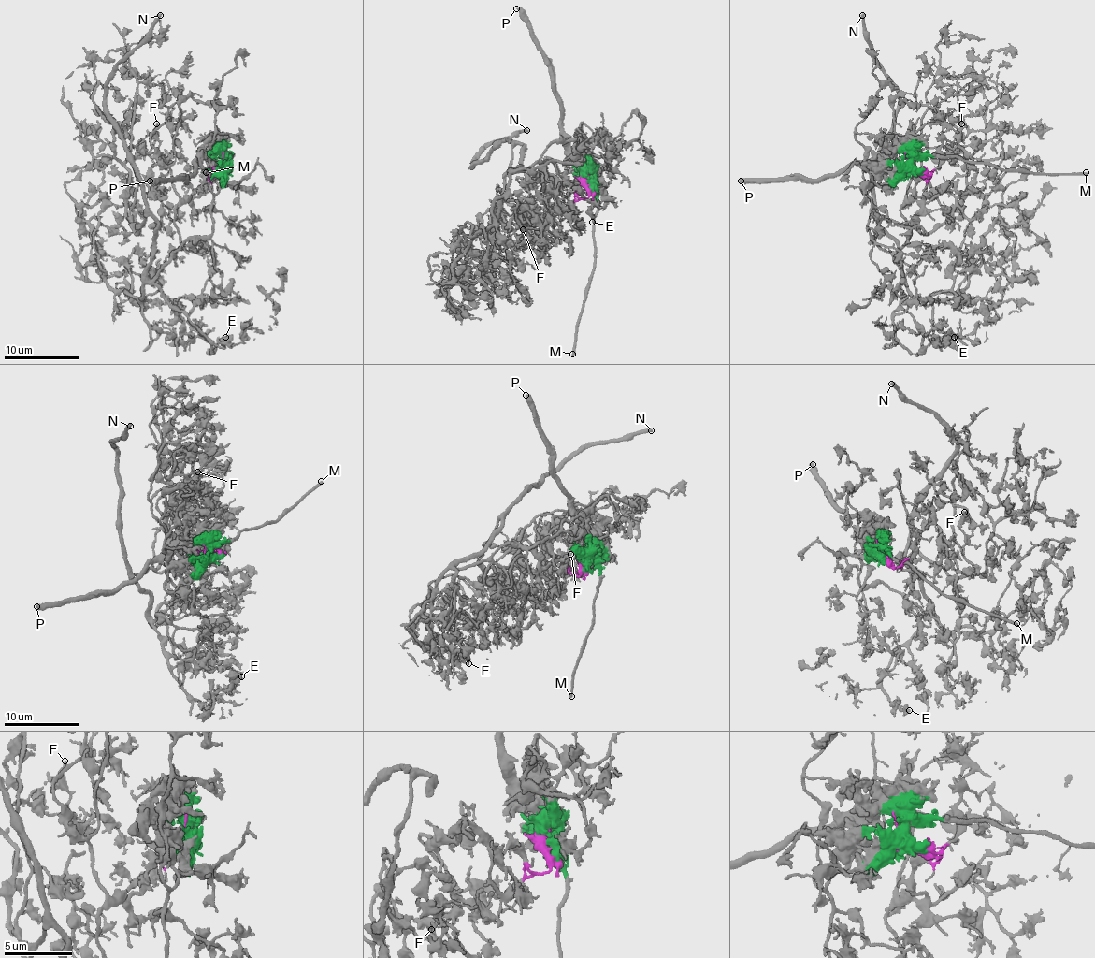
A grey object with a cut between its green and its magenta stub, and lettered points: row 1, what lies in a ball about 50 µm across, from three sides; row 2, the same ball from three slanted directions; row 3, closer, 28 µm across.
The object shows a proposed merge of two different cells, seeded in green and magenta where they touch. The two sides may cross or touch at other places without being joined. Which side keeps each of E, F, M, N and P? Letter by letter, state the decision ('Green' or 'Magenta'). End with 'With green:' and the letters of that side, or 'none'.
E: Magenta
F: Magenta
M: Green
N: Magenta
P: Green
With green: M, P

